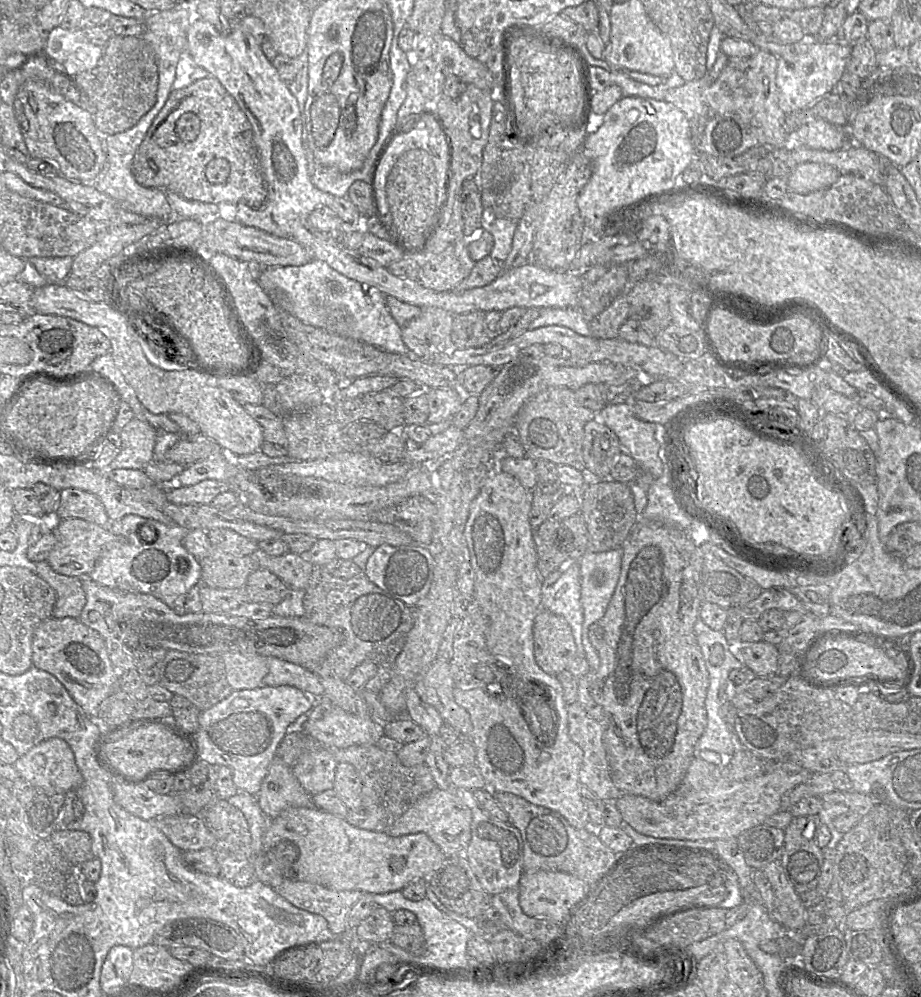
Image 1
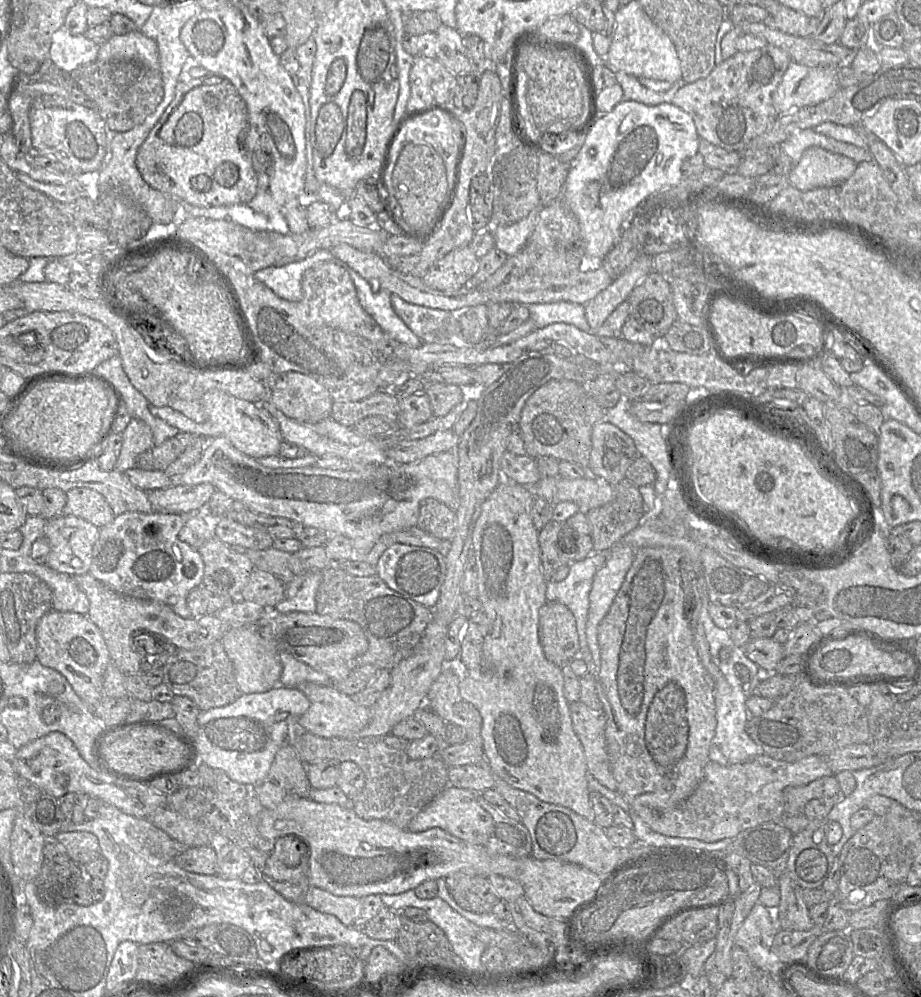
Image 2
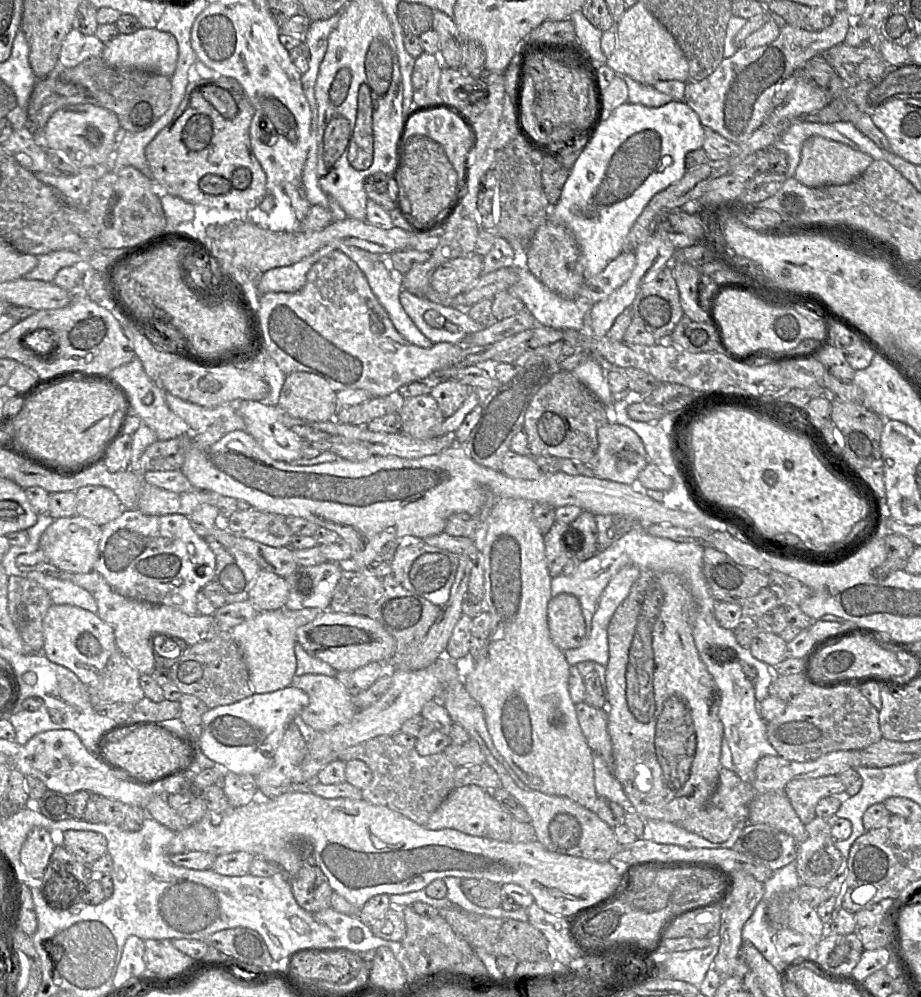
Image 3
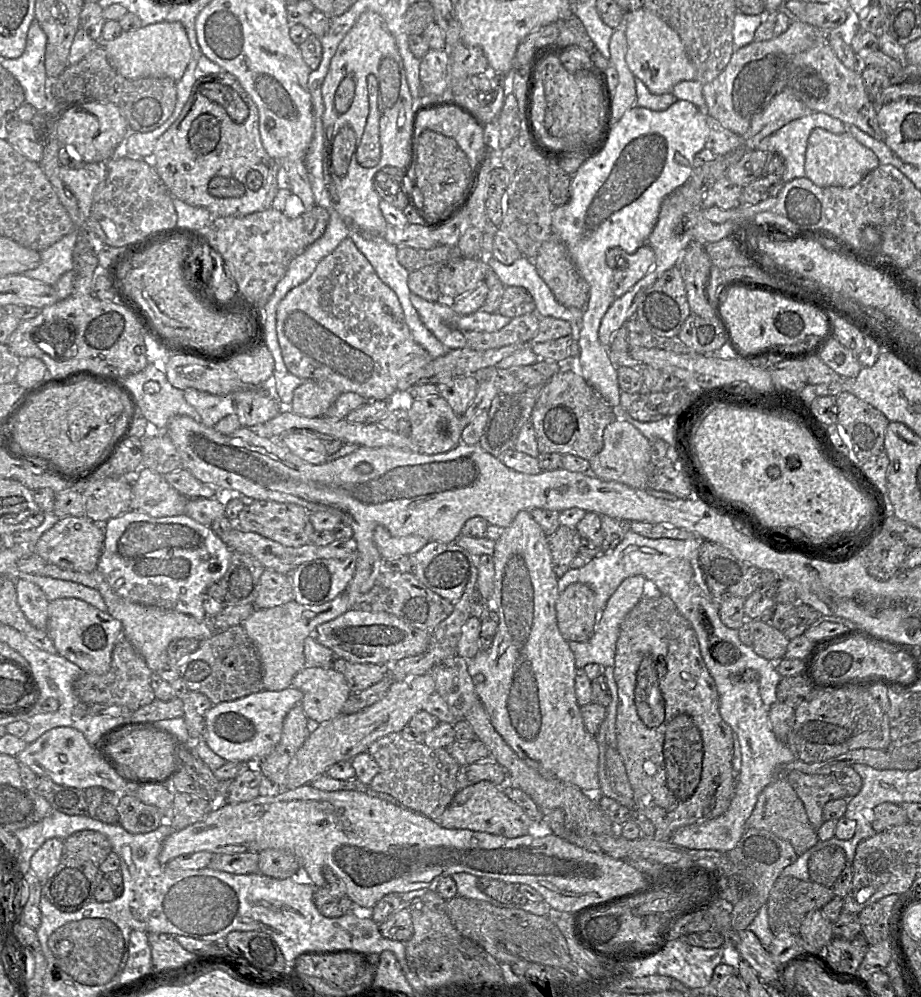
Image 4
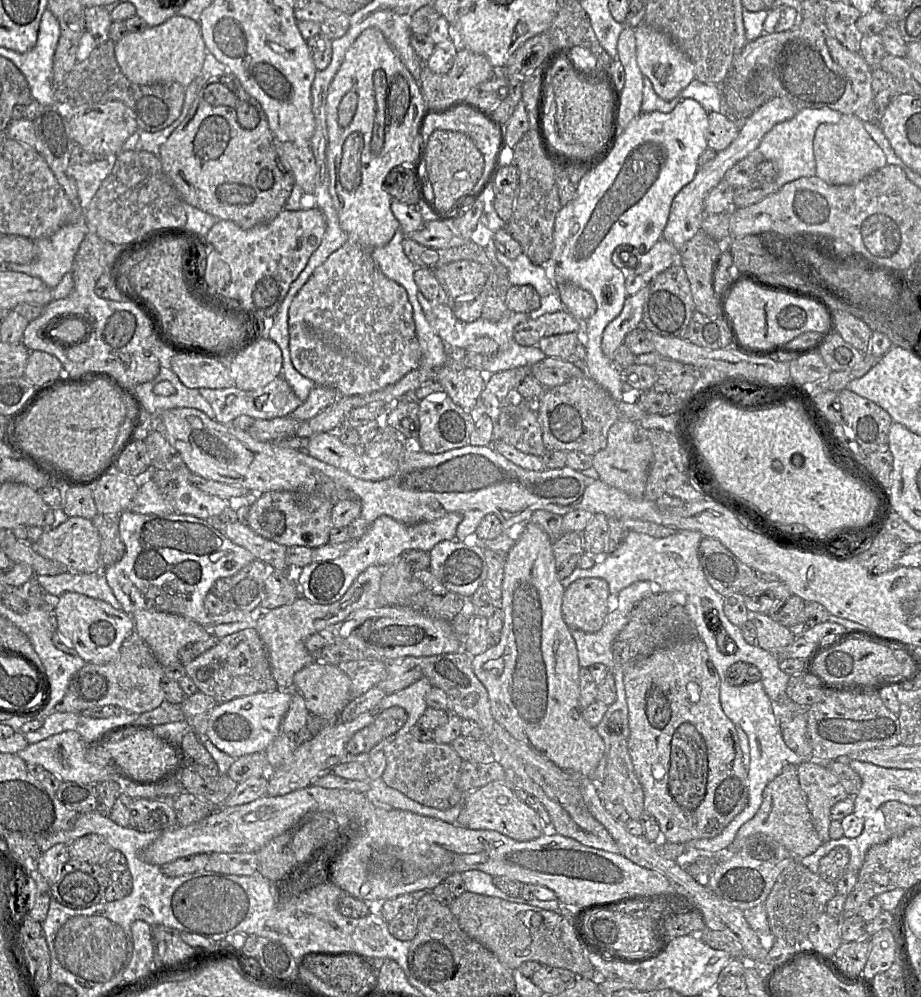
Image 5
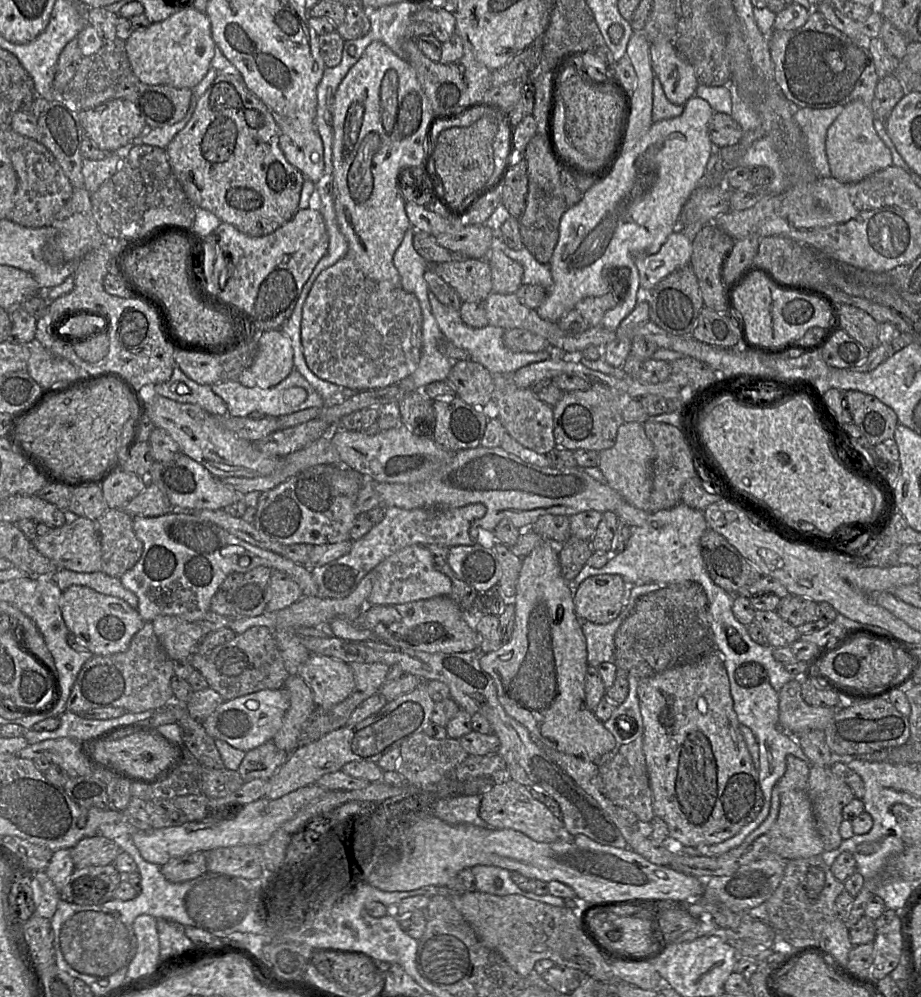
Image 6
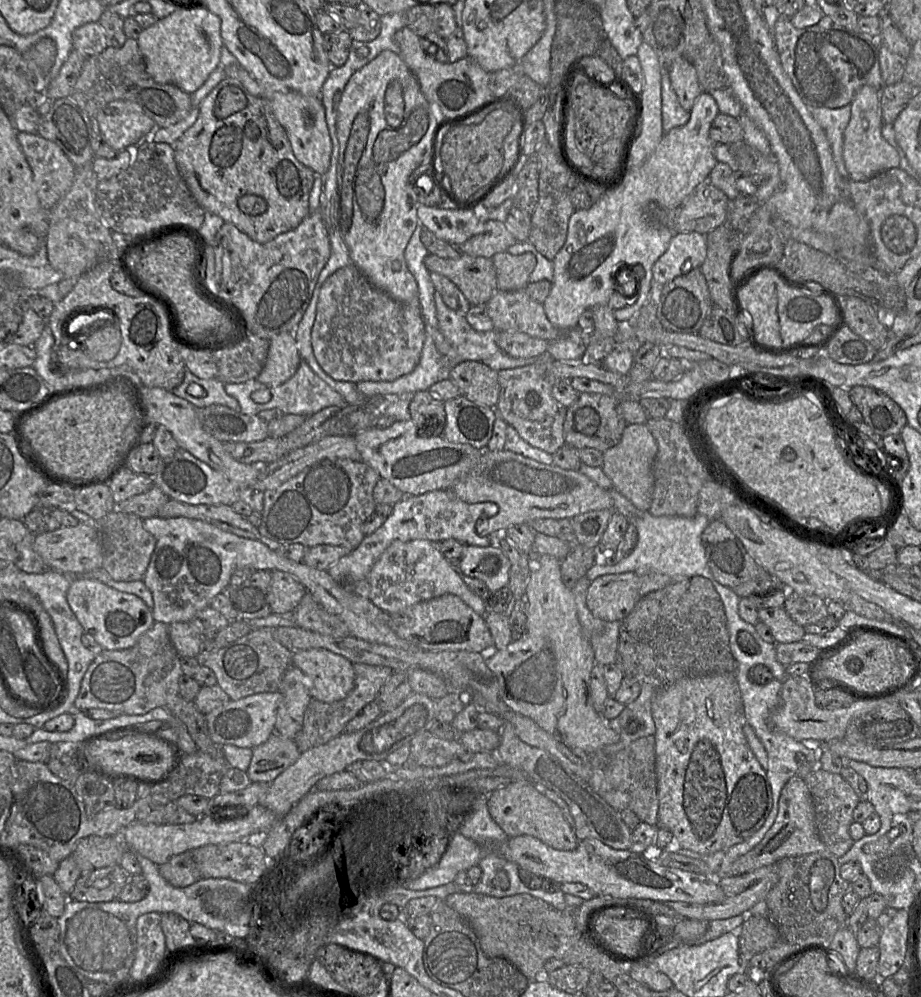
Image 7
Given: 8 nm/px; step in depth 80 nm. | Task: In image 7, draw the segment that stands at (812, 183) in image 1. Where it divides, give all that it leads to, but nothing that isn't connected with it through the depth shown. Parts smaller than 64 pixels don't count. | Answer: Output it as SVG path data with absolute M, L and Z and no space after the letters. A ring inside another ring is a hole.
M861 87L850 103L851 116L843 133L842 160L844 174L849 180L864 182L875 175L897 168L900 158L896 150L882 137L883 125L880 108L880 90Z

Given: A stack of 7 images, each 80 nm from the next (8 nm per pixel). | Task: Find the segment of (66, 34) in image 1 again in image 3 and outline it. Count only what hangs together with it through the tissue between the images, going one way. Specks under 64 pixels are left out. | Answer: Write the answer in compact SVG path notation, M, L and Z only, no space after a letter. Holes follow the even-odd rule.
M72 29L64 38L58 58L60 68L71 68L85 59L101 56L104 43L94 35L84 35Z

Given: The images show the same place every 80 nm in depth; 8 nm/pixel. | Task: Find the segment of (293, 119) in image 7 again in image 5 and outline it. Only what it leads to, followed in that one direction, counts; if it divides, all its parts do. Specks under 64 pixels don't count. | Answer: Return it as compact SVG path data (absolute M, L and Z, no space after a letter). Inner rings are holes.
M276 142L276 149L282 164L291 172L295 186L304 194L314 194L317 183L317 166L309 144Z

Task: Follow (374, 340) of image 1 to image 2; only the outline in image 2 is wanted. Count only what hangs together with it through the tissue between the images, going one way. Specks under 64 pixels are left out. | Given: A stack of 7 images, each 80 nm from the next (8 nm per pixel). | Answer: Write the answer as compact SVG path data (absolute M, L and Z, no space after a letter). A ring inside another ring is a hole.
M320 249L306 258L282 266L269 266L254 273L255 278L287 301L300 301L305 272L324 262L336 261L330 249ZM353 270L349 273L361 306L388 336L410 347L424 343L396 314L390 292L372 285Z

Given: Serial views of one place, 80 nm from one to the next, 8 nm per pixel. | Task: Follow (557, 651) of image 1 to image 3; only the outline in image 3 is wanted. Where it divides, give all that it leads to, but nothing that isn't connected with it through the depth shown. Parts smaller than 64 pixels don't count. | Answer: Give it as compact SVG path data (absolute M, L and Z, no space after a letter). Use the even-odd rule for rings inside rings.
M562 593L553 597L547 609L550 637L560 650L583 646L587 641L587 627L578 598Z

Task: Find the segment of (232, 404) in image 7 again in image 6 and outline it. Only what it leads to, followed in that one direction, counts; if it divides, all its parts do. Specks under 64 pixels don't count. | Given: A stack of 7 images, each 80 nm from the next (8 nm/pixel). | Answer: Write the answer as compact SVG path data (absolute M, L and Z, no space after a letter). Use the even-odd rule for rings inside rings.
M176 365L170 380L151 387L148 395L161 395L179 403L198 405L214 416L227 414L226 403L212 391L211 386L192 381Z

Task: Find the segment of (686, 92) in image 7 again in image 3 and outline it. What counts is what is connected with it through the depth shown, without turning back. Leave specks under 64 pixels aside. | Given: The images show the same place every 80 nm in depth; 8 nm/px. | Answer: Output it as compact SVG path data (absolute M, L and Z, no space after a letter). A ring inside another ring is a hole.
M642 2L636 3L634 6L627 8L625 13L621 16L618 23L614 22L614 30L616 34L616 45L612 52L612 54L607 57L607 65L613 69L617 75L627 75L634 80L648 86L654 86L657 82L660 81L670 81L670 80L677 80L679 82L687 83L689 80L689 65L687 62L687 59L681 50L680 46L672 36L672 34L652 15L652 13L645 7L645 5Z

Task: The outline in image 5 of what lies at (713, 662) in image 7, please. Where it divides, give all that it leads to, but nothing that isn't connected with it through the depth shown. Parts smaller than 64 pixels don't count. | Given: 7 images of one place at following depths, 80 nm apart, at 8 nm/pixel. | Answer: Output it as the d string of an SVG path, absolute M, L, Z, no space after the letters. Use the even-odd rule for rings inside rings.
M658 592L636 603L612 644L612 652L615 663L626 667L657 652L697 639L698 631L686 611L685 595L680 592Z

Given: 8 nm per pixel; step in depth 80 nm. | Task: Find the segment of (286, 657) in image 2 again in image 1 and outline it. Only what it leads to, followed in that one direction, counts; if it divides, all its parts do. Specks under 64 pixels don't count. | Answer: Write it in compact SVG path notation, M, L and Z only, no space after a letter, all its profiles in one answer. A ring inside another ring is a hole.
M276 657L267 658L267 664L269 671L263 678L262 686L293 686L313 698L323 698L324 686L313 672Z

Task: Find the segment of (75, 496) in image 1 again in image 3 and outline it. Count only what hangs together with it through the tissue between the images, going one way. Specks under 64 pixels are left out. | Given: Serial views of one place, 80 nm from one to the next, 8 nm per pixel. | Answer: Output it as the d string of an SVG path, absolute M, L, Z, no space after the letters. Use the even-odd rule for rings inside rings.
M85 486L75 494L76 515L83 516L99 526L117 519L125 510L115 493L103 486Z

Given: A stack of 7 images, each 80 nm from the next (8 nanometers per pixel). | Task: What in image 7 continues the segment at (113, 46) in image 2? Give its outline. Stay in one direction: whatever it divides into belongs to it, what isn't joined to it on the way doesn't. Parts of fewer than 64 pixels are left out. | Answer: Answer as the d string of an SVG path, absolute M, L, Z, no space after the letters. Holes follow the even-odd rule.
M180 4L172 14L143 29L136 41L146 72L155 82L175 85L192 95L219 67L223 46L221 20L203 4Z

